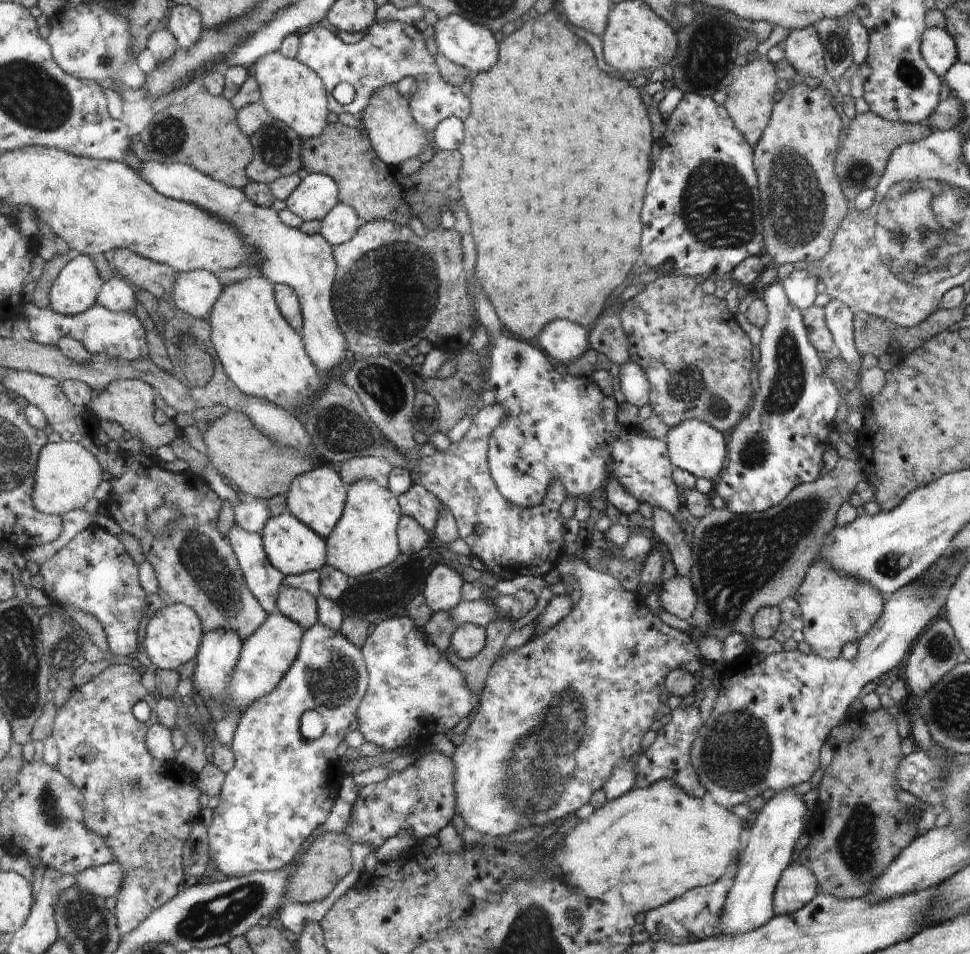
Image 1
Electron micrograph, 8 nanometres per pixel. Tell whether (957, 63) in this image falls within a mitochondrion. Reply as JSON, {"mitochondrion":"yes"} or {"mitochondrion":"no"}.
{"mitochondrion":"no"}

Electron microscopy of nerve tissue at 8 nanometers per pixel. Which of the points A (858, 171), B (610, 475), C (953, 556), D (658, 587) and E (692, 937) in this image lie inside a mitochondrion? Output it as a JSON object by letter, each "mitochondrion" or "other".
{"A":"mitochondrion","B":"other","C":"other","D":"other","E":"other"}

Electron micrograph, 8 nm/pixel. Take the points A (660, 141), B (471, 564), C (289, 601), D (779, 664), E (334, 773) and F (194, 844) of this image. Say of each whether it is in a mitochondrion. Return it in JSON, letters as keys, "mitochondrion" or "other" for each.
{"A":"other","B":"other","C":"other","D":"other","E":"other","F":"other"}

